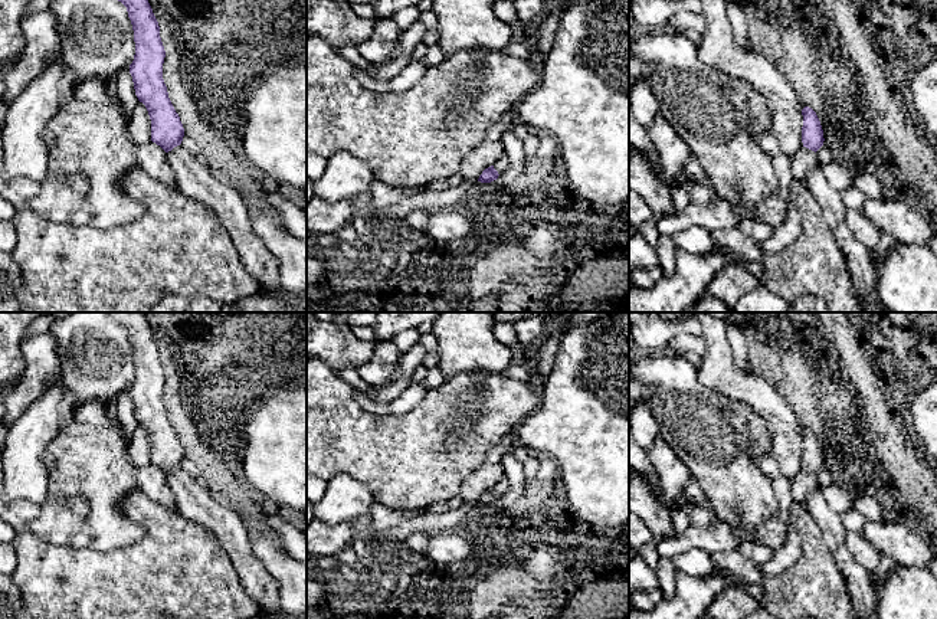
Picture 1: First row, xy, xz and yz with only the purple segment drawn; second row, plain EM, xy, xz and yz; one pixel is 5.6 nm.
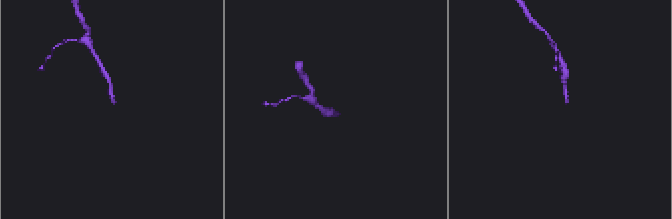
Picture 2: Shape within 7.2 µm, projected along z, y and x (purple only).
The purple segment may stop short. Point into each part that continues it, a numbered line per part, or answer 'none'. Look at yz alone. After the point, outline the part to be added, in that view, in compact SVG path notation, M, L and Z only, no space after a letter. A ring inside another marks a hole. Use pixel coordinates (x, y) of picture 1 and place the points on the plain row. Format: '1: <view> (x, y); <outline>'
1: yz (805, 482); M806 469L790 479L792 498L795 502L806 505L807 495L816 488L819 488L816 475Z

